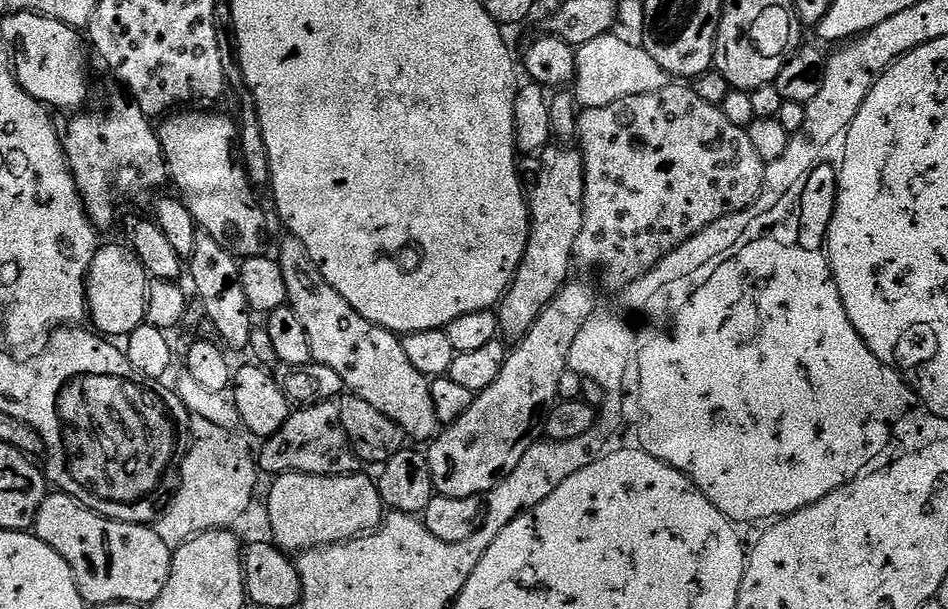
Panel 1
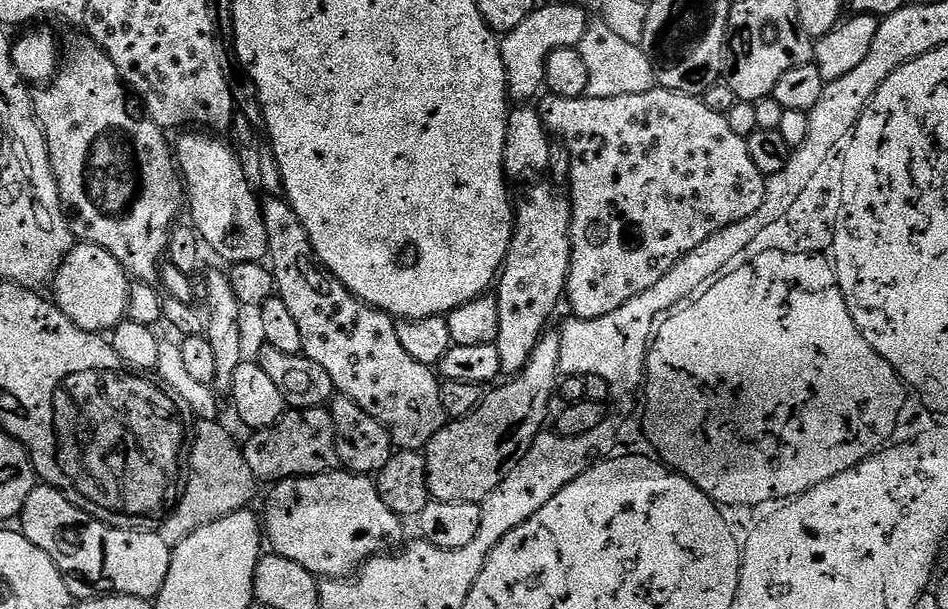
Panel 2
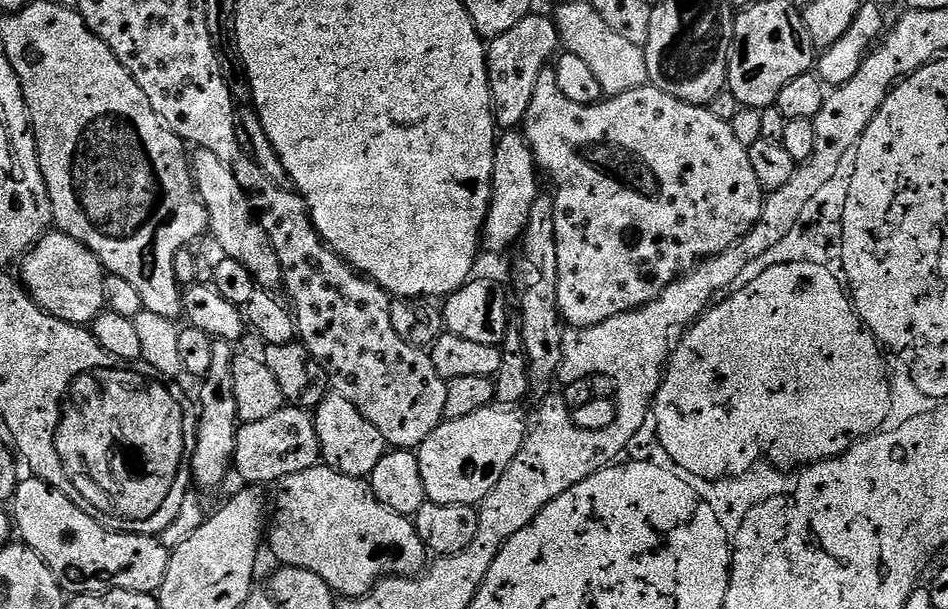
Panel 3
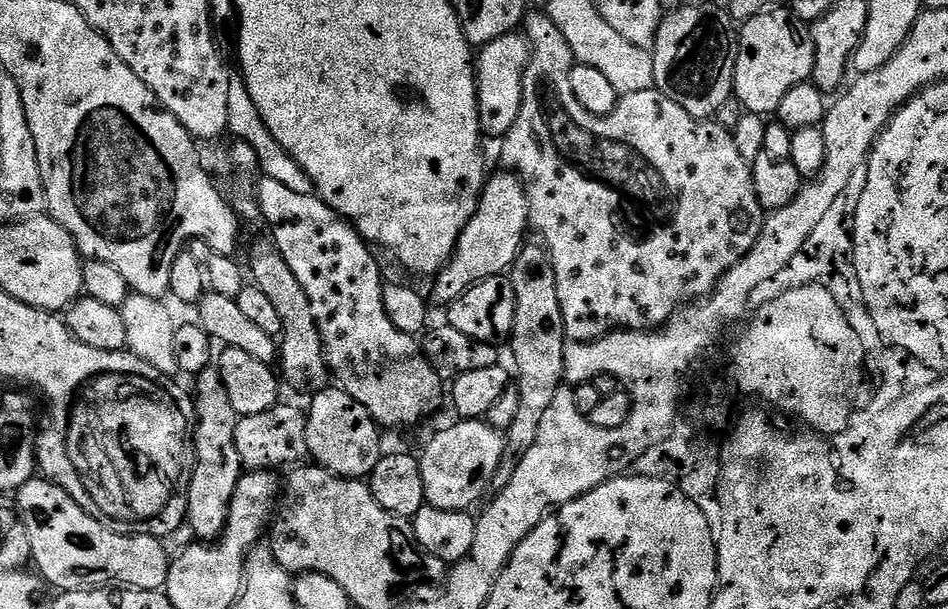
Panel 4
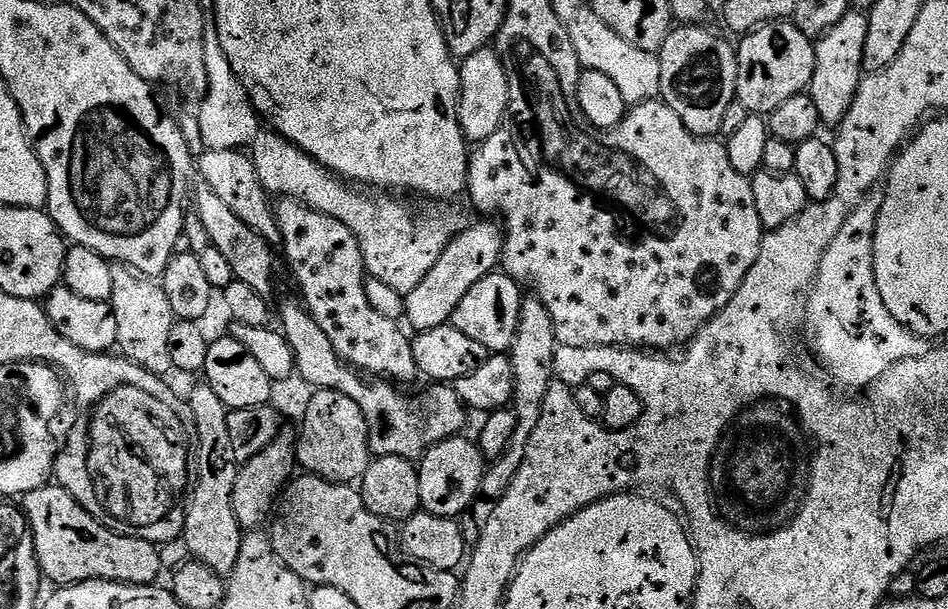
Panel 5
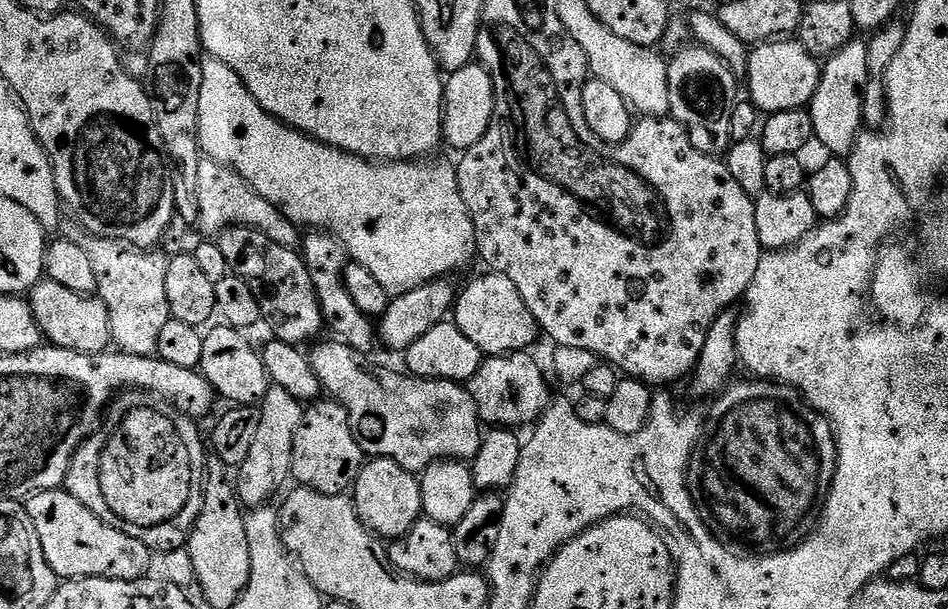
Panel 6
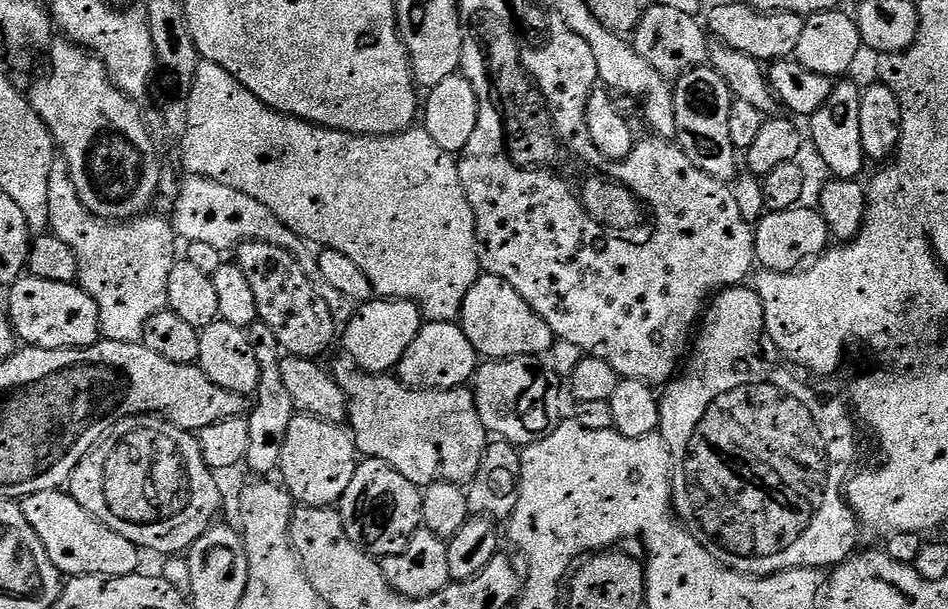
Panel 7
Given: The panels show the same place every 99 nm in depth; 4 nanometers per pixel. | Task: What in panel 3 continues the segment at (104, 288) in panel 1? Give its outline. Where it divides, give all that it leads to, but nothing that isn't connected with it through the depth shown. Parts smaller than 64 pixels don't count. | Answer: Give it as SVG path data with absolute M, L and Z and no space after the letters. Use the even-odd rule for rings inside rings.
M49 230L44 233L22 257L19 268L19 279L28 295L43 312L48 312L54 318L88 326L105 311L106 269L85 244L70 238L66 233L59 230Z

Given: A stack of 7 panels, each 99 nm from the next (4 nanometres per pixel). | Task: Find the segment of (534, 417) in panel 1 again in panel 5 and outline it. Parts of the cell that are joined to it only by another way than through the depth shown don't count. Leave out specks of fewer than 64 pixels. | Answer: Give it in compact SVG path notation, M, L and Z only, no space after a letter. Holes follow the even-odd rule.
M464 434L451 436L435 444L419 461L420 506L423 511L435 516L459 518L476 503L486 469L486 457L479 443L466 437Z

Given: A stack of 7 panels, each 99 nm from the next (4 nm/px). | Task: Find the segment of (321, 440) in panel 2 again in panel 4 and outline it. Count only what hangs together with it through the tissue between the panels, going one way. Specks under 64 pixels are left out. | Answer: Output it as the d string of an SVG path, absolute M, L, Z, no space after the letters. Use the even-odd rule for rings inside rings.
M285 402L277 403L275 408L262 410L262 414L241 416L236 421L234 442L238 446L238 458L245 469L253 472L287 469L301 463L308 456L306 446L306 426L308 417L303 411L291 408Z

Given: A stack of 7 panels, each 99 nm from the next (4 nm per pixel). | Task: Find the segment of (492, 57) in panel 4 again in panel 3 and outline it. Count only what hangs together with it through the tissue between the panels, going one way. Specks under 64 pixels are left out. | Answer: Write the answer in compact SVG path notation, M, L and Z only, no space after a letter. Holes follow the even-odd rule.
M530 14L522 18L522 22L518 22L518 26L511 30L506 30L506 34L491 37L487 45L492 113L497 125L504 130L516 130L523 125L526 110L530 110L530 98L534 98L538 74L549 67L550 61L561 47L555 19L551 15L536 15Z

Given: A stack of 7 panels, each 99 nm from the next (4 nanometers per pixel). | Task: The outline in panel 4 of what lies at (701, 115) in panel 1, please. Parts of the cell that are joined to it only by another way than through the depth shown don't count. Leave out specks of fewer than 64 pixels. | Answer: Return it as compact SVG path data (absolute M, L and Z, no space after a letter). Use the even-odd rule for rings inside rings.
M533 11L531 15L525 19L522 25L523 35L526 37L528 47L530 49L530 59L526 70L524 71L524 85L522 86L522 110L518 114L518 122L514 122L514 126L502 138L504 144L500 148L500 160L505 169L516 173L520 177L520 181L524 183L526 190L526 198L528 199L528 223L533 233L537 232L541 236L544 248L547 249L549 258L552 259L554 278L557 282L558 302L561 304L562 322L564 323L564 332L567 339L572 342L579 342L582 340L597 340L603 336L608 335L609 332L617 330L627 330L630 332L651 332L658 328L663 328L667 324L672 315L679 310L693 302L699 302L712 295L720 286L720 280L729 272L734 266L738 266L738 262L742 262L750 254L750 250L758 242L760 231L764 228L766 213L761 208L758 202L758 194L754 194L754 178L752 177L752 165L749 160L742 158L741 152L738 151L738 146L734 146L734 138L731 131L723 128L717 124L715 119L699 120L690 114L686 114L686 110L682 110L682 106L678 106L678 102L674 102L670 98L666 98L666 94L662 94L655 87L646 90L642 94L642 101L644 100L644 148L624 148L624 144L628 144L632 140L632 135L636 132L636 124L628 116L620 116L621 114L613 114L611 116L595 116L586 110L582 110L582 105L578 103L578 98L574 98L574 90L570 90L570 74L574 67L572 59L572 51L570 46L566 46L566 38L562 38L562 30L558 30L558 26L554 26L554 22L550 22L550 18L543 11Z

